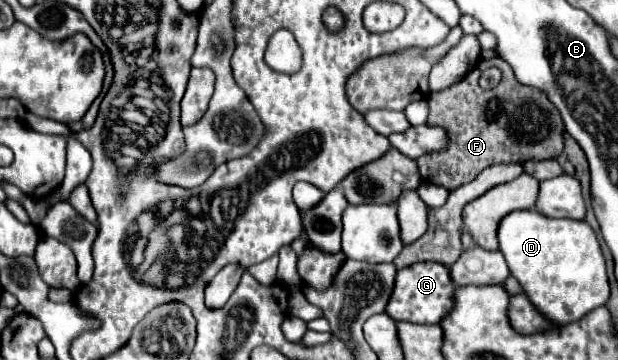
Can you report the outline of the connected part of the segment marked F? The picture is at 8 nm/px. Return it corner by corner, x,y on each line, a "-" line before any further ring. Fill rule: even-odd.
501,58
479,62
463,80
459,80
451,88
429,94
427,102
429,102
427,126
443,126
447,132
447,148
425,154
415,160
419,166
421,180
427,184
437,184
447,190
455,190
457,186
471,182
487,166
501,164
501,162
511,164
511,162
525,162
525,160
549,160
549,158
557,158
563,150
565,128
555,106
549,102
549,98
541,90
519,84
513,76
511,66
-
491,66
497,66
501,70
501,82
491,90
483,90
479,86
479,76
481,76
481,70
491,68

